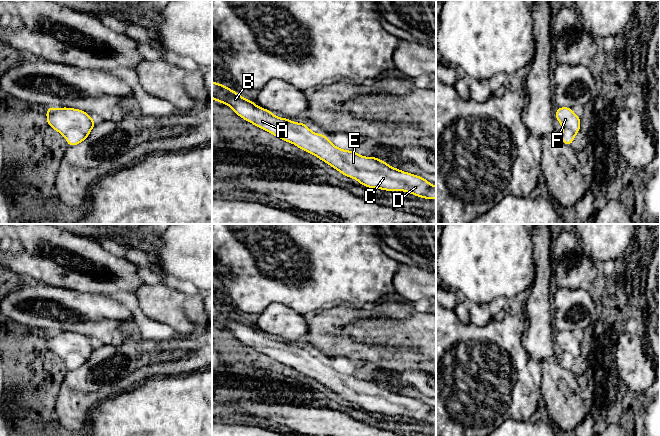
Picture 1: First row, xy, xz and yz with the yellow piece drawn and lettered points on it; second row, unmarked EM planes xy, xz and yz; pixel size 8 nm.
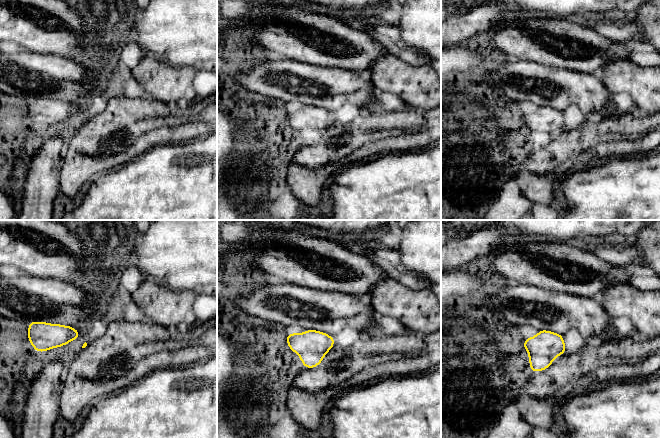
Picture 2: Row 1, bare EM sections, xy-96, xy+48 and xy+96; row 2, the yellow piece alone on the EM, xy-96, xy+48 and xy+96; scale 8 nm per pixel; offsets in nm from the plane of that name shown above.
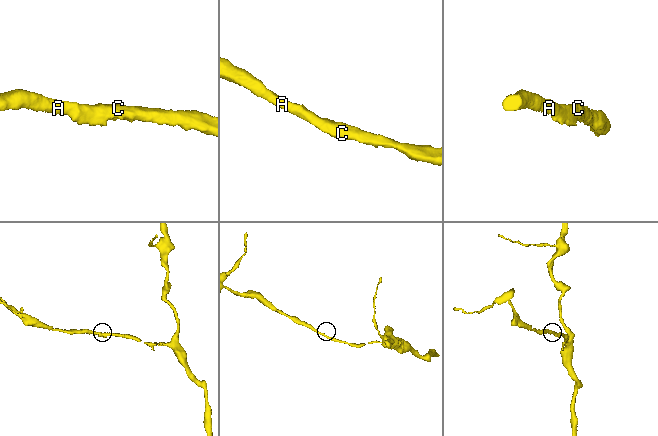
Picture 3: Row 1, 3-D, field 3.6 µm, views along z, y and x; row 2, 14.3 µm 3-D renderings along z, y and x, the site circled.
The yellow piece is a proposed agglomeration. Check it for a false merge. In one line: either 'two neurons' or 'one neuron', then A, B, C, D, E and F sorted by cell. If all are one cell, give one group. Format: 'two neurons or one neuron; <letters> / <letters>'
one neuron; A B C D E F

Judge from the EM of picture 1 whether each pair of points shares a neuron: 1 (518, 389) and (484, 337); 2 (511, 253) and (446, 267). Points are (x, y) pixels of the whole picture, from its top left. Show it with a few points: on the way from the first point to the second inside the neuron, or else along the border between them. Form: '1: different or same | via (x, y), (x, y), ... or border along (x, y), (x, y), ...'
1: same | via (504, 378), (485, 351)
2: same | via (495, 253), (478, 254), (466, 264), (462, 264)

